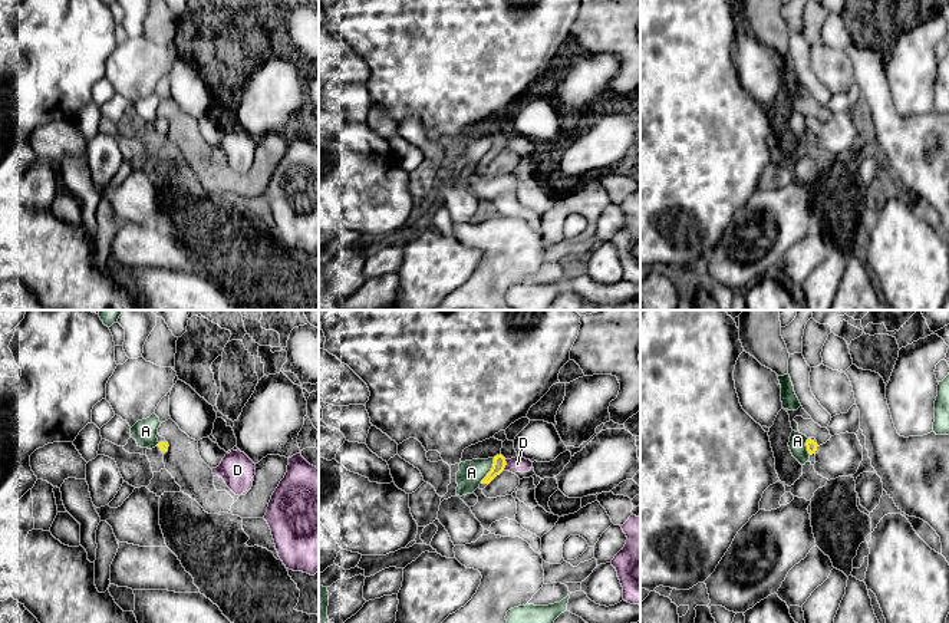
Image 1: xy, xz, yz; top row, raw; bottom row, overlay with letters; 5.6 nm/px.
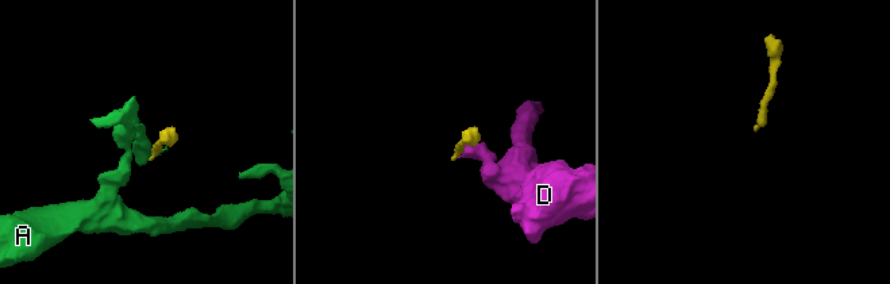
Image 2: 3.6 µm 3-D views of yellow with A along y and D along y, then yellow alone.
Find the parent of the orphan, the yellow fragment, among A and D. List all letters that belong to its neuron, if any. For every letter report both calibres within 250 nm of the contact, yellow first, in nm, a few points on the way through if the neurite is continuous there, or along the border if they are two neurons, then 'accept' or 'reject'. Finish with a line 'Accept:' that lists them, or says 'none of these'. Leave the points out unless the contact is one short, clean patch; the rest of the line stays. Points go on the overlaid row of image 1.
A: 70 nm thick on the yellow side, 140 nm on the other; border along xz (494, 458), (491, 470), (480, 483); reject
D: 70 nm thick on the yellow side, 90 nm on the other; border along xz (506, 460), (503, 470); reject
Accept: none of these

